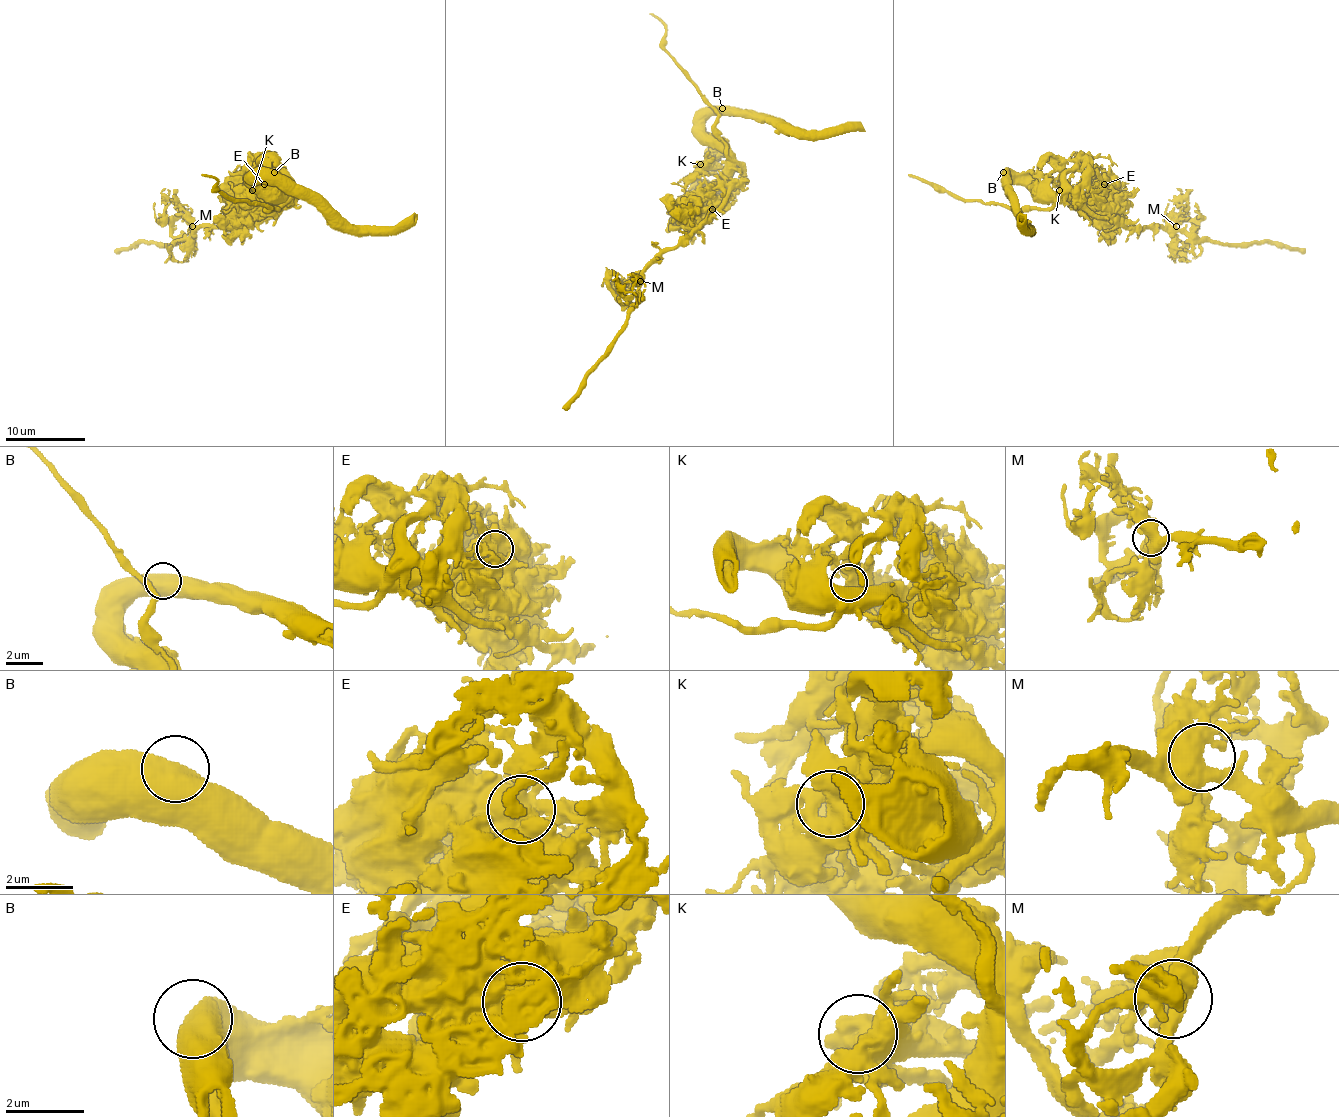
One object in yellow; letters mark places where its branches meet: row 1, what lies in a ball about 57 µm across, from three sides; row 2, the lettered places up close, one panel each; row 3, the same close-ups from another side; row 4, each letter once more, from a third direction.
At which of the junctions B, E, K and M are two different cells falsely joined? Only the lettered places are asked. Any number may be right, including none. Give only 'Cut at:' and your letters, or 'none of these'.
Cut at: E

